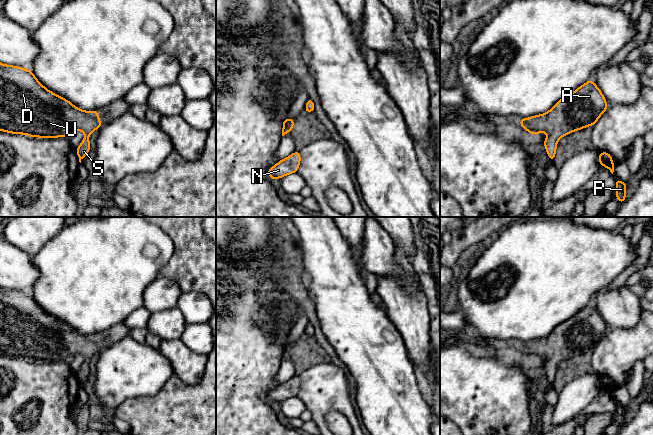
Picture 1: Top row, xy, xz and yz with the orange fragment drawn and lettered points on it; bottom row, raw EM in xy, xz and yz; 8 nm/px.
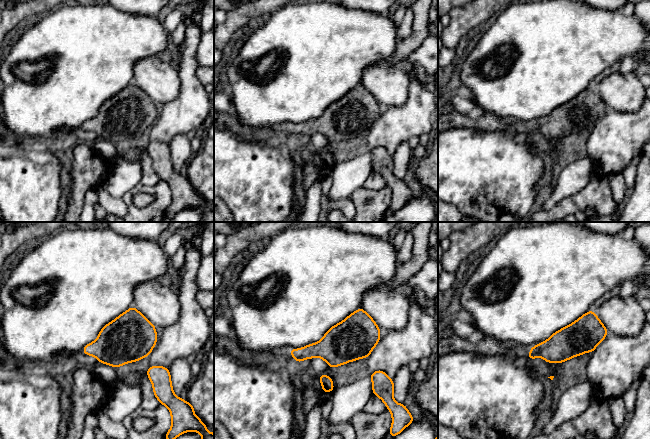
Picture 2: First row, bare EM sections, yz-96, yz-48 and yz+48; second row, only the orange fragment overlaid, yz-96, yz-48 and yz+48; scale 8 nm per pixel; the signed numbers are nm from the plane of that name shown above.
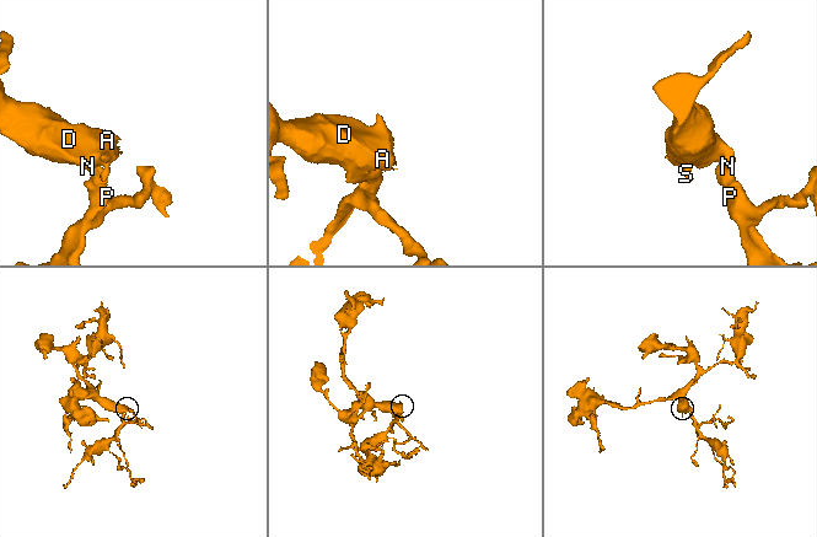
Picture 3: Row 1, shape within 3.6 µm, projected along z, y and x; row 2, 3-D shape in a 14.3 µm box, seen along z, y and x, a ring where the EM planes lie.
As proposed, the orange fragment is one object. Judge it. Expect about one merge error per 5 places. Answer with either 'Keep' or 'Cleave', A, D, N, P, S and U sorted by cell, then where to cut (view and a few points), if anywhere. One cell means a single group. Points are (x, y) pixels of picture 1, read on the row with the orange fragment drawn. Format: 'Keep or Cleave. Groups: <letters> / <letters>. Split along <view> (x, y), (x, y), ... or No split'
Keep. Groups: A D N P S U. No split

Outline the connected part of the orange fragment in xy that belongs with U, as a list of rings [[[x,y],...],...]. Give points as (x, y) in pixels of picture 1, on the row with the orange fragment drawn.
[[[0,63],[0,131],[45,139],[68,138],[75,130],[80,130],[85,134],[76,149],[81,163],[91,148],[89,135],[101,126],[98,110],[83,111],[45,88],[29,69]]]

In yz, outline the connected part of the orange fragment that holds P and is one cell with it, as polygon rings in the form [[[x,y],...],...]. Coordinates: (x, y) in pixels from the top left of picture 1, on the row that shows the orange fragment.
[[[615,179],[616,181],[616,197],[619,203],[624,202],[626,200],[625,193],[626,193],[626,186],[627,182],[621,182],[619,179]]]

